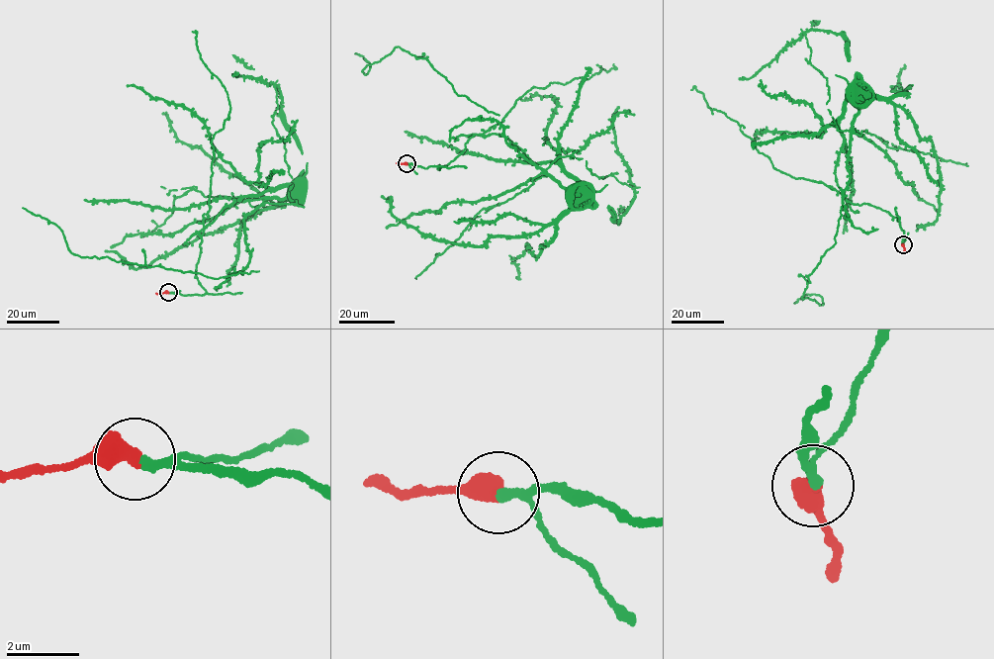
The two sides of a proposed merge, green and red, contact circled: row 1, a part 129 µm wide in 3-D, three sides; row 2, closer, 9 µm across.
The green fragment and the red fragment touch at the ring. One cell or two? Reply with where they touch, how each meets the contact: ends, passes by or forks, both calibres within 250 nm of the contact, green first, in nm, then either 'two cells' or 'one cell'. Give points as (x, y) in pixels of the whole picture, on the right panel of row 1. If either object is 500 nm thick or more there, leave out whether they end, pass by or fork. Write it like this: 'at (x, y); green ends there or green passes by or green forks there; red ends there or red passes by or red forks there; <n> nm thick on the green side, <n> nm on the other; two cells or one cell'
at (903, 244); 200 nm thick on the green side, 550 nm on the other; one cell

